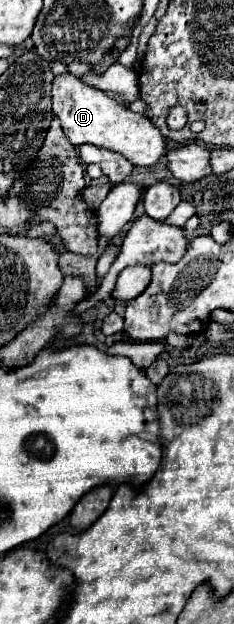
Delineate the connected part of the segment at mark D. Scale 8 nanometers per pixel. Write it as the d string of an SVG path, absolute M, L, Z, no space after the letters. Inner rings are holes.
M57 75L53 81L53 113L61 119L63 131L73 145L91 143L101 149L117 151L133 165L151 167L167 151L167 141L161 131L143 115L131 113L125 105L115 103L107 93L85 85L75 75Z

